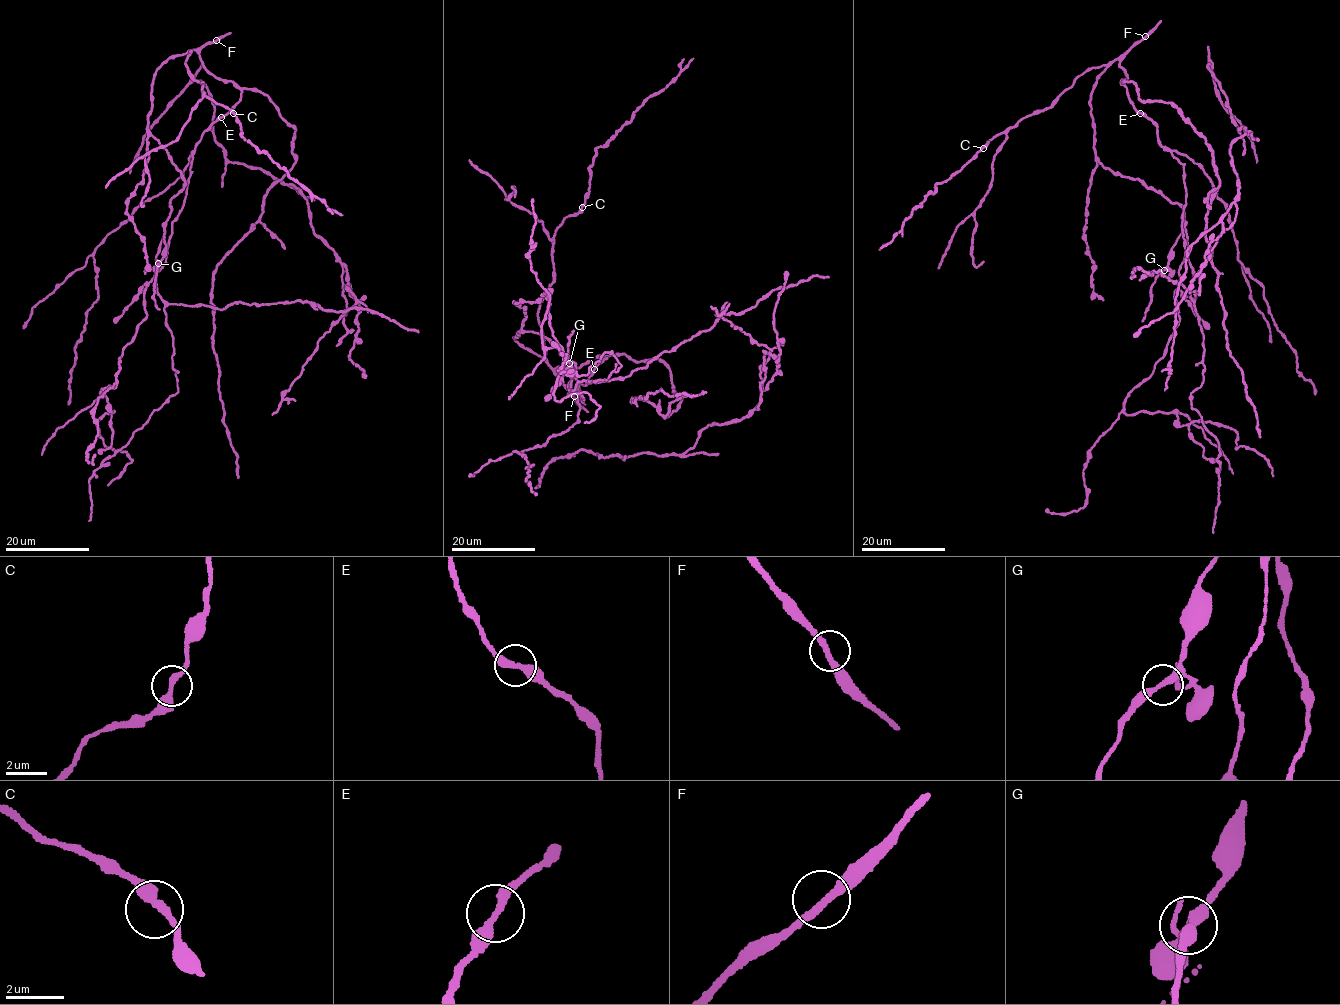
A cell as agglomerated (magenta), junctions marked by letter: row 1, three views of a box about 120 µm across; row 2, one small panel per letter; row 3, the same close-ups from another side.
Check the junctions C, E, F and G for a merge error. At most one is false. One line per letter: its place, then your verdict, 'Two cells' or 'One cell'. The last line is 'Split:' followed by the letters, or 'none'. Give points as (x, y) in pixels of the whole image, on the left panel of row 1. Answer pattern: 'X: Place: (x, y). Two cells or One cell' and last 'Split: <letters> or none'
C: Place: (233, 113). One cell
E: Place: (221, 117). One cell
F: Place: (216, 40). One cell
G: Place: (158, 263). One cell
Split: none

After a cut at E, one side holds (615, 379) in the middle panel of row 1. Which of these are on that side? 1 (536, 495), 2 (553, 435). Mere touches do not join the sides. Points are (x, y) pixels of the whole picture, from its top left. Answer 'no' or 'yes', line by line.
1: no
2: no

